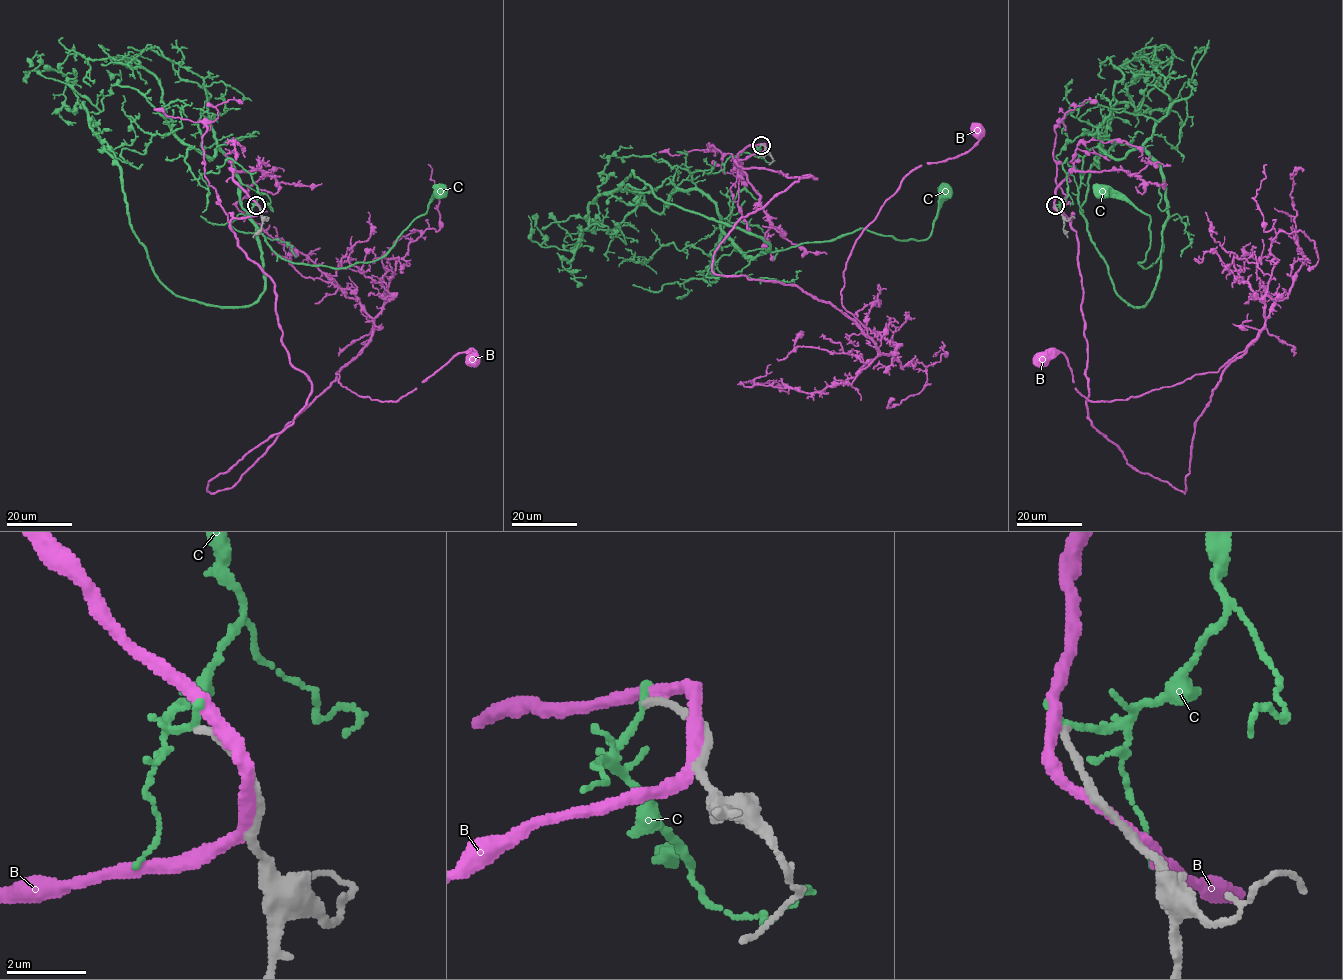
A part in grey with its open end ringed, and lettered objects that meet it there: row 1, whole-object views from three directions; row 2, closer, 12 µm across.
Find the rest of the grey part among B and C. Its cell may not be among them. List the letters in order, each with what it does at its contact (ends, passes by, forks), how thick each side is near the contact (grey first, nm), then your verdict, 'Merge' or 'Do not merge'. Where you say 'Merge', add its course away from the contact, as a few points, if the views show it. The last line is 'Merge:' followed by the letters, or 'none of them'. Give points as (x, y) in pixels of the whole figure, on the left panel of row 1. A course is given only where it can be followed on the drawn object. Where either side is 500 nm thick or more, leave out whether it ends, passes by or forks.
B: It passes by. Thickness 220 nm (grey) against 320 nm. Do not merge
C: It ends there. Thickness 190 nm (grey) against 200 nm. Do not merge
Merge: none of them

